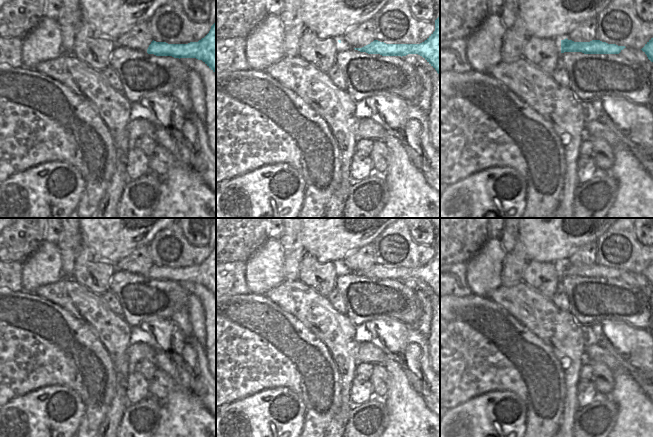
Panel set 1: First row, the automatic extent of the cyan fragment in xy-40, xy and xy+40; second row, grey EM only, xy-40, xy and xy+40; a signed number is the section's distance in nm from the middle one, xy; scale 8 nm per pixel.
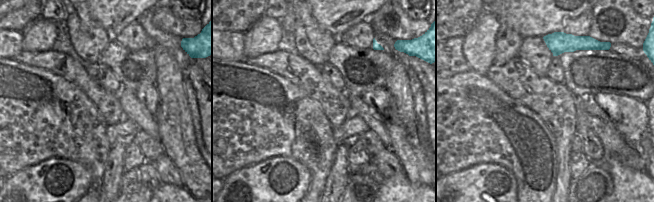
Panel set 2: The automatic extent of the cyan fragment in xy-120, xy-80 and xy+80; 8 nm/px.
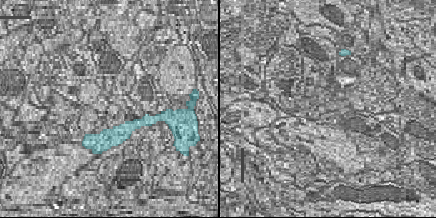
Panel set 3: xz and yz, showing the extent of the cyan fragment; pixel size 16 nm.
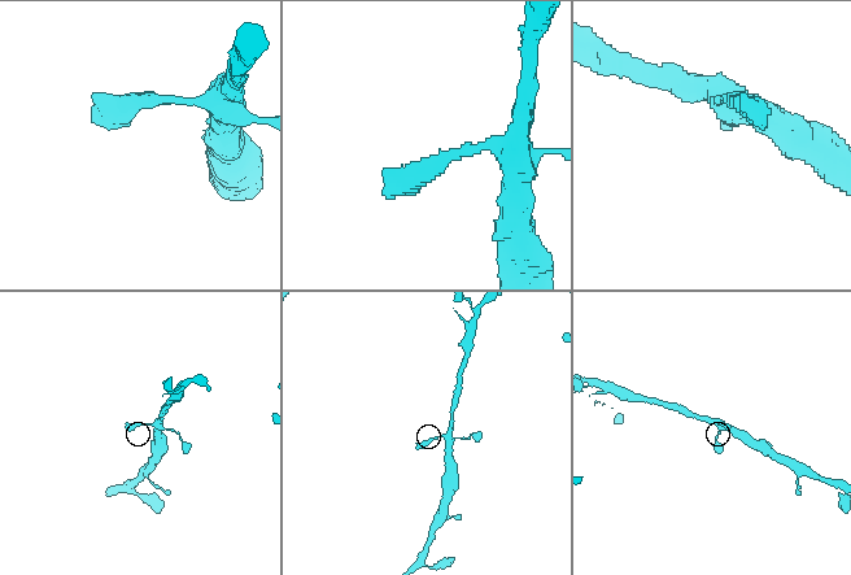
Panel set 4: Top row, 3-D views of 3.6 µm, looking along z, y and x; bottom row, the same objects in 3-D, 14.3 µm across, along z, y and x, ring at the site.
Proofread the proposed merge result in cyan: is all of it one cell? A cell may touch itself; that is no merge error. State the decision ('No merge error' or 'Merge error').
No merge error

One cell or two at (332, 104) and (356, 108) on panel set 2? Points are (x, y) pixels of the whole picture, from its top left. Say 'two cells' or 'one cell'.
two cells

